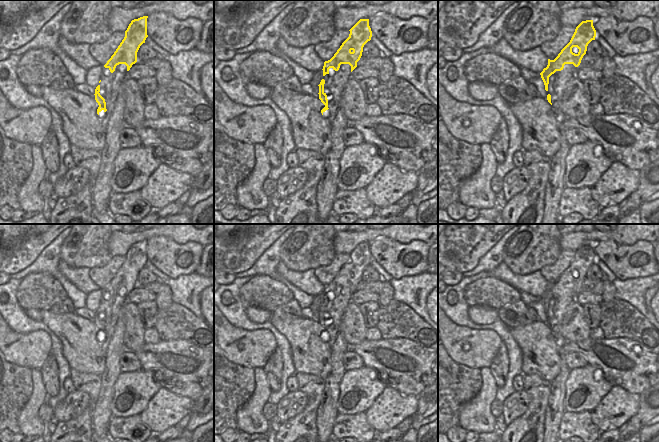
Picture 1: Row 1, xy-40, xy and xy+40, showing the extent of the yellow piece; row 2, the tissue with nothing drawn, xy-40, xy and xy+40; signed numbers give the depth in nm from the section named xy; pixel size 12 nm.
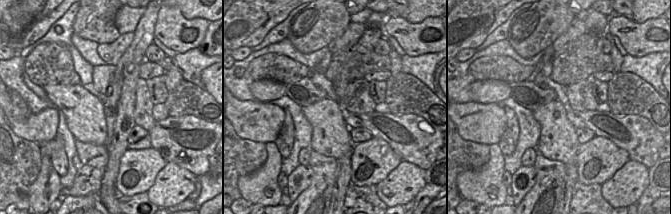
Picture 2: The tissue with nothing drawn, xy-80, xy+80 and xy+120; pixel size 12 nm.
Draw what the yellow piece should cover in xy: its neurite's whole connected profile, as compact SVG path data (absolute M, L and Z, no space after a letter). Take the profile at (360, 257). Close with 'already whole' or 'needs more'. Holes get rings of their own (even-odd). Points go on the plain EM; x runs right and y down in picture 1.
M360 243L349 255L349 261L342 267L334 280L324 286L323 300L329 298L330 292L338 295L341 288L349 288L351 296L357 291L363 271L372 261L369 243Z; already whole

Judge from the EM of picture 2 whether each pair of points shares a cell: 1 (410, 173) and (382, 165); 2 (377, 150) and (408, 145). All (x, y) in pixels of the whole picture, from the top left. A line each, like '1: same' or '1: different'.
1: different
2: different

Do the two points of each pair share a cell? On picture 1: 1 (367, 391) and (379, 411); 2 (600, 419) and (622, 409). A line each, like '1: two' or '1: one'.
1: two
2: one

